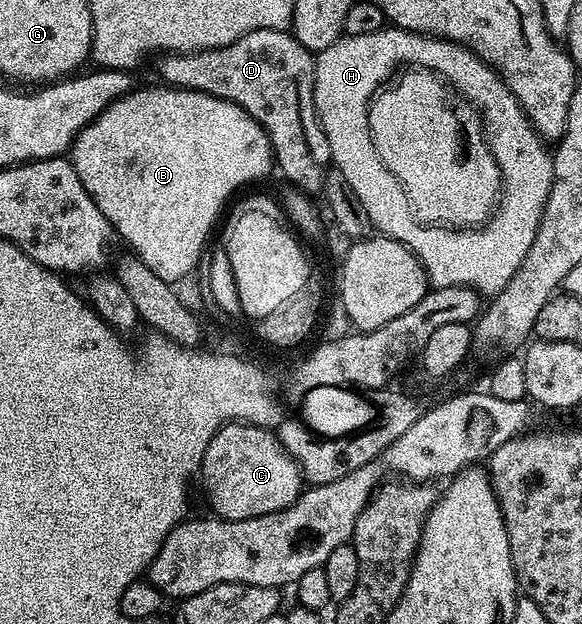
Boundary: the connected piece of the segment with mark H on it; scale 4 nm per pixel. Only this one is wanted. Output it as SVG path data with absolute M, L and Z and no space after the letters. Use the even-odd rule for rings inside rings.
M385 26L381 30L377 30L373 34L357 34L356 36L348 36L346 34L340 36L339 40L337 42L333 42L333 46L329 46L326 48L324 52L318 53L318 55L315 56L315 109L317 110L317 114L319 115L319 121L321 122L321 126L325 130L325 138L329 138L329 150L331 151L331 164L334 168L337 170L341 170L341 174L345 174L345 179L349 182L349 186L353 186L353 194L357 194L357 198L361 198L361 206L365 206L365 214L369 214L369 218L371 219L371 226L372 229L376 233L382 234L384 236L387 236L390 240L396 240L397 242L401 242L405 245L405 247L410 250L414 254L416 258L421 262L421 266L425 271L427 271L427 282L428 285L430 285L431 288L444 288L445 286L465 286L466 288L473 288L476 292L482 294L484 297L490 298L493 296L496 296L497 293L507 285L509 282L509 278L513 278L513 274L517 274L517 266L521 266L521 262L525 262L525 254L529 254L529 246L533 246L533 238L537 234L537 230L539 229L539 223L541 222L541 218L543 217L543 211L545 210L545 202L549 198L549 190L553 186L553 156L552 153L549 151L548 145L545 143L542 136L539 135L539 132L531 123L529 122L529 118L525 114L525 110L522 108L522 106L517 102L517 98L513 93L509 90L509 86L505 86L505 82L502 80L502 78L499 76L499 73L495 71L494 68L490 68L484 60L479 57L476 52L473 50L469 50L467 47L465 47L463 44L458 44L457 42L453 42L452 40L442 40L440 36L426 36L425 34L421 34L420 32L410 32L409 30L405 30L404 28L396 28L394 26ZM404 66L418 66L420 68L427 68L430 70L434 70L452 89L459 88L459 92L461 95L464 96L465 99L468 100L471 104L476 104L477 107L479 107L479 110L477 110L478 115L481 117L481 124L482 127L485 129L485 141L487 144L487 147L491 149L491 154L493 158L495 159L495 162L497 166L499 167L499 173L502 176L502 191L501 195L499 197L499 201L497 203L497 207L494 212L491 213L491 217L489 220L487 220L486 225L487 228L483 232L459 232L459 236L455 236L455 232L423 232L423 228L419 228L418 224L415 224L414 220L411 218L411 216L408 215L407 207L404 204L404 200L401 199L401 193L399 190L399 187L396 187L395 180L391 179L391 176L387 175L387 172L384 171L383 165L379 164L379 160L376 160L375 152L372 152L372 139L370 138L370 124L369 124L369 118L367 117L366 107L369 106L369 102L371 99L374 98L376 92L380 91L381 86L386 85L383 84L386 82L387 79L390 78L391 75L394 74L395 71L398 73L400 69L402 69Z

